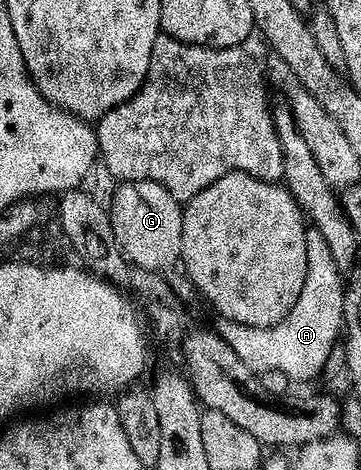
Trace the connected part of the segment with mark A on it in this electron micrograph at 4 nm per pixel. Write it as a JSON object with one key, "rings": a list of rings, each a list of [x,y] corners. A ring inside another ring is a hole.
{"rings":[[[312,227],[307,230],[305,243],[308,246],[308,275],[305,277],[304,289],[300,291],[296,307],[292,307],[292,311],[279,325],[270,329],[253,329],[222,319],[216,326],[218,336],[228,343],[228,347],[232,347],[232,351],[236,351],[236,355],[255,374],[261,375],[269,369],[284,371],[294,383],[310,381],[313,377],[321,378],[324,363],[328,363],[344,333],[345,286],[342,271],[332,259],[331,248],[318,229]]]}

